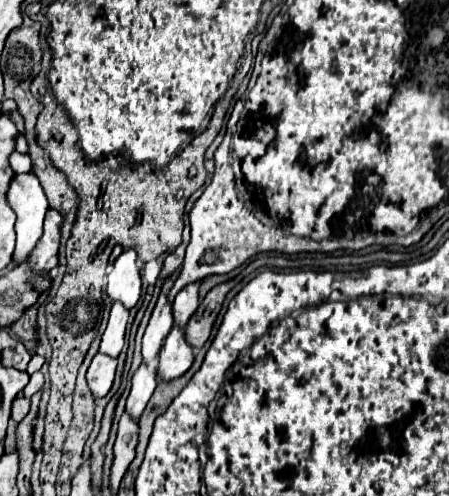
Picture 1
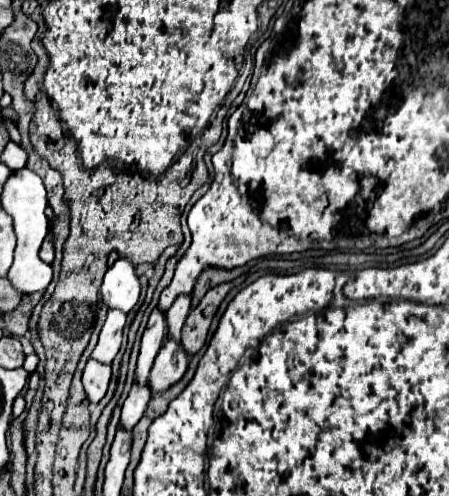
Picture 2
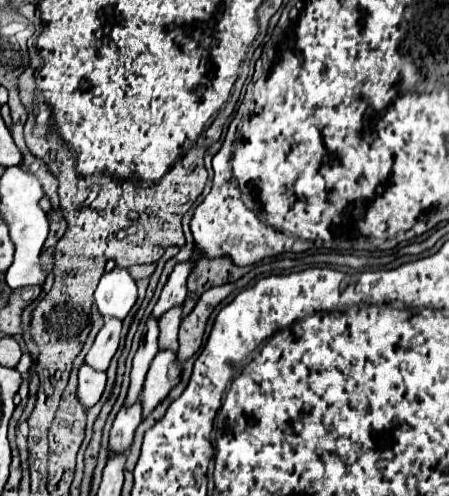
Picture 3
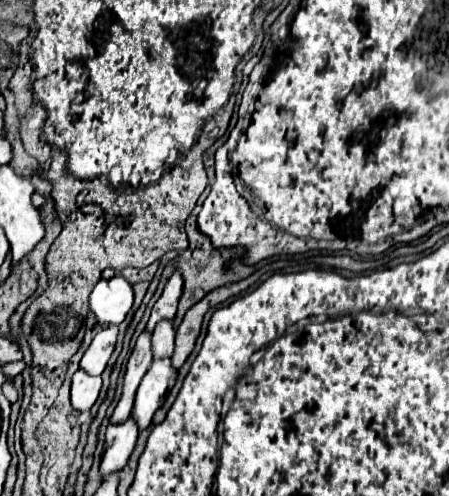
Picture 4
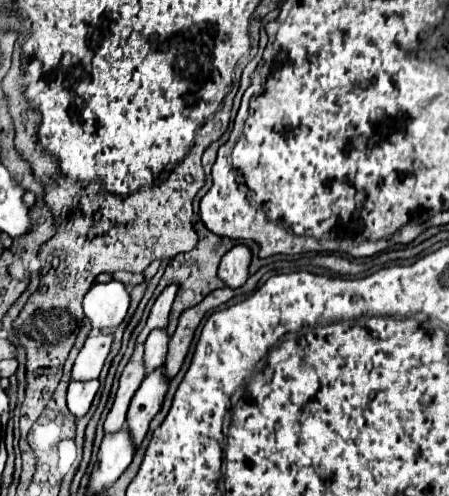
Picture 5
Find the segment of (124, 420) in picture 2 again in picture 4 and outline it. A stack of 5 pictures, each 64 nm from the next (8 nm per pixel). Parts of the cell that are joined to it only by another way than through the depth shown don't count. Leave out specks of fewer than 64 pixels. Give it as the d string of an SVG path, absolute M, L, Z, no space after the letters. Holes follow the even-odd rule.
M128 418L118 426L108 426L102 462L100 462L102 478L110 476L112 472L120 472L128 464L136 446L136 436L138 436L138 428L132 418Z

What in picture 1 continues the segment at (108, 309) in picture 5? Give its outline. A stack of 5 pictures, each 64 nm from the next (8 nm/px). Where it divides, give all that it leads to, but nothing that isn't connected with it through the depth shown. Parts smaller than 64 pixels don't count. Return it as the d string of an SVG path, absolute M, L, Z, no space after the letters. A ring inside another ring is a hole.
M122 252L106 276L106 294L112 302L122 302L124 308L134 308L140 298L140 266L136 252Z

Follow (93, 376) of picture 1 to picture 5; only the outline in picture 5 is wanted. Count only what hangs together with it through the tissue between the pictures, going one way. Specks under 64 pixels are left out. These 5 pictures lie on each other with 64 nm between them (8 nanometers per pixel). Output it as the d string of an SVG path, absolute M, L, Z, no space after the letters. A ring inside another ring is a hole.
M88 380L88 382L70 382L68 386L68 396L66 396L66 402L68 402L68 410L74 418L82 418L94 396L98 392L98 380Z

